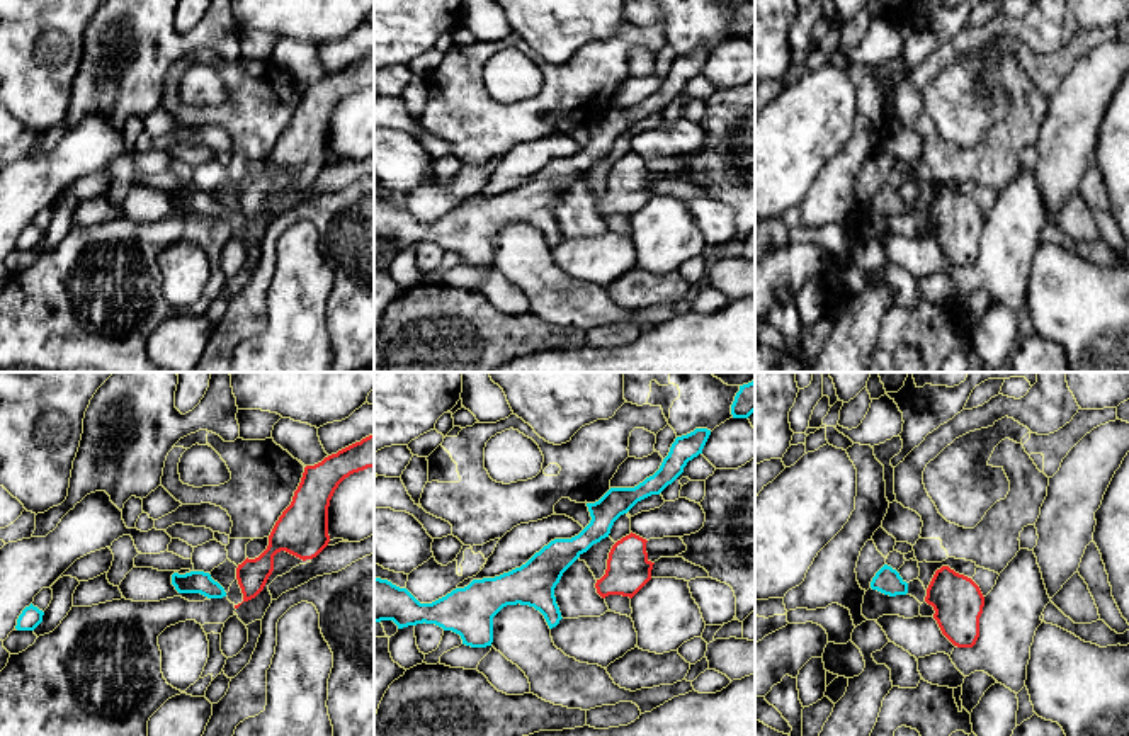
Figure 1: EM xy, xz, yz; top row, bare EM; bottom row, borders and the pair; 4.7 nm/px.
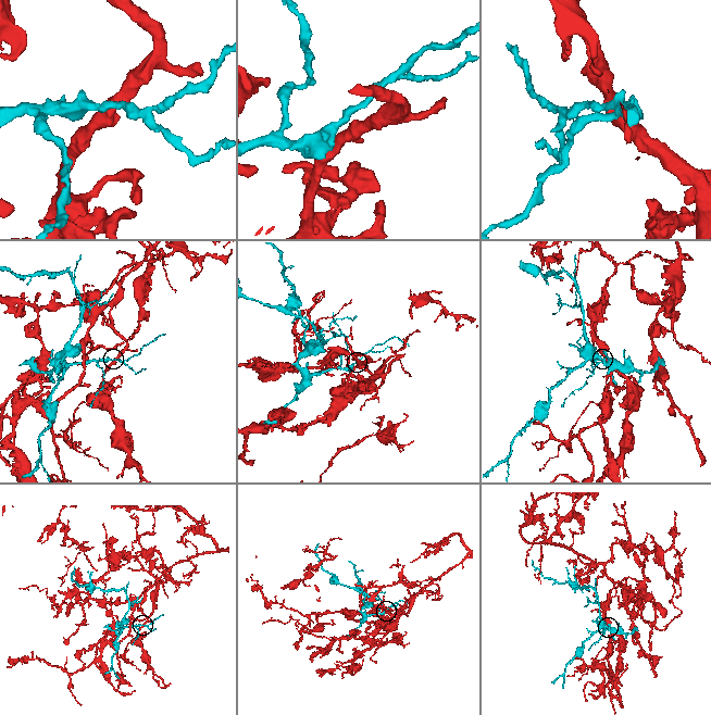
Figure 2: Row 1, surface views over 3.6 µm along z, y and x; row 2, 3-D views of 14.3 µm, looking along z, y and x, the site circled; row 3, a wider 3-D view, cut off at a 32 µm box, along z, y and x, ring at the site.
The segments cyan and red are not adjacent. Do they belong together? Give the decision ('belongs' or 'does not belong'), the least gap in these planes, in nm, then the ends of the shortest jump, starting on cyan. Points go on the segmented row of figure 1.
does not belong | 50 nm | xz (607, 536), (616, 543)

